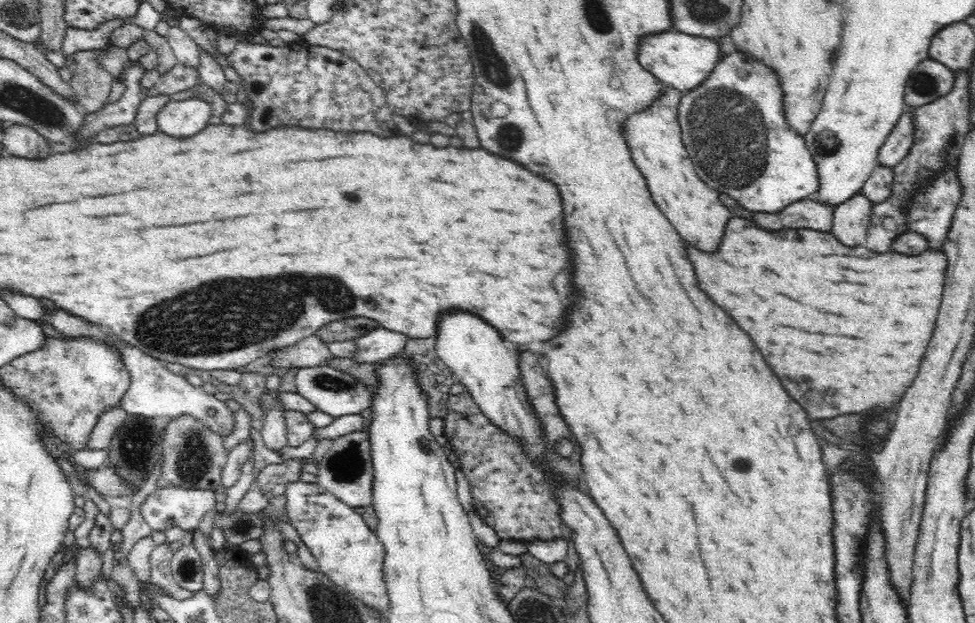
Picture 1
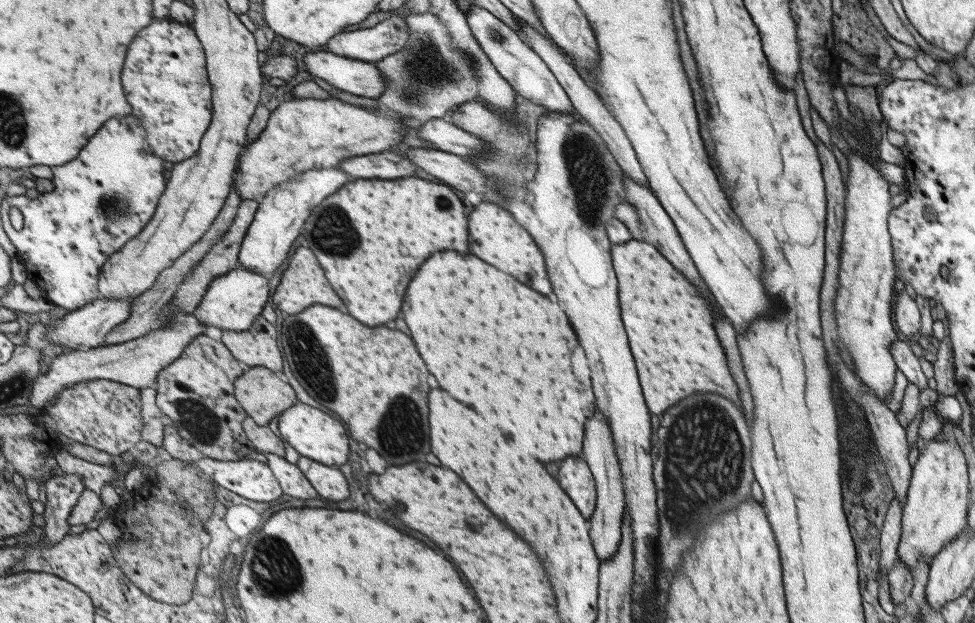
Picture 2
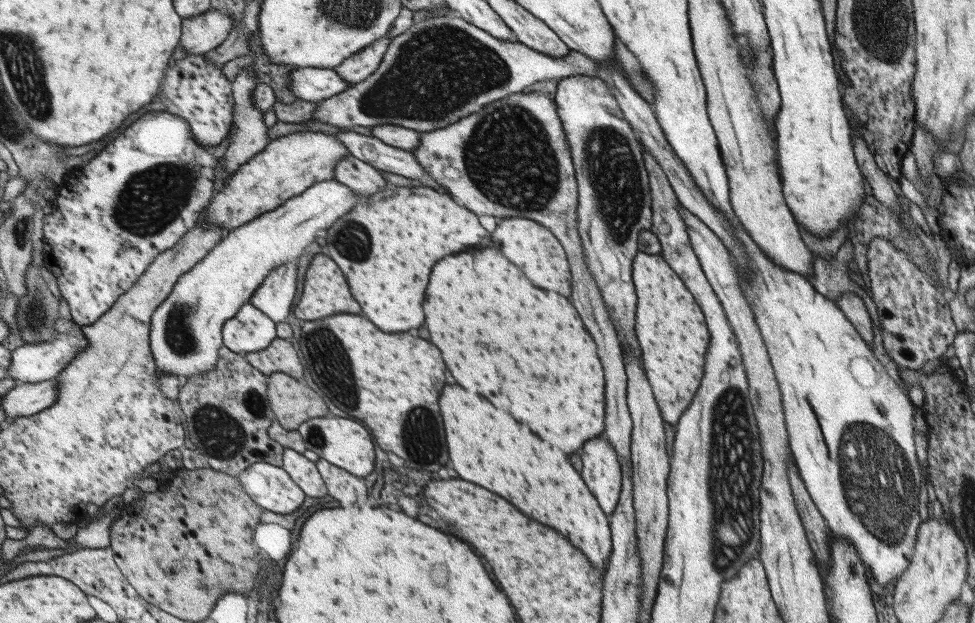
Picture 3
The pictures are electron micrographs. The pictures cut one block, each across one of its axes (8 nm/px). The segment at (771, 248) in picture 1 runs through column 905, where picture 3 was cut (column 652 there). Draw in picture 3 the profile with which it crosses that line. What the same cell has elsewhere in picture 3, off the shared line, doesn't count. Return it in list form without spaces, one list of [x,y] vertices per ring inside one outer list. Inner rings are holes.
[[[639,252],[635,256],[635,292],[639,292],[635,332],[639,332],[639,346],[643,348],[643,368],[647,368],[647,380],[651,380],[651,392],[659,400],[663,420],[675,425],[703,375],[703,356],[708,344],[703,315],[685,282],[660,254]]]

